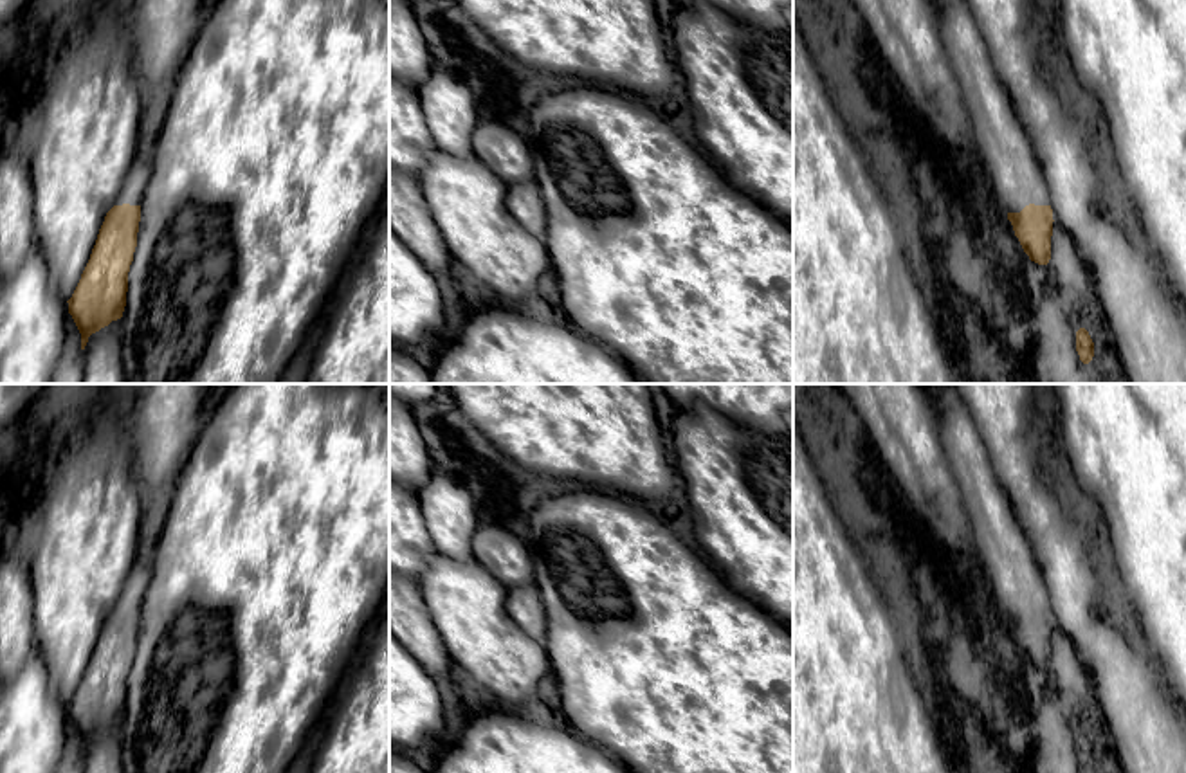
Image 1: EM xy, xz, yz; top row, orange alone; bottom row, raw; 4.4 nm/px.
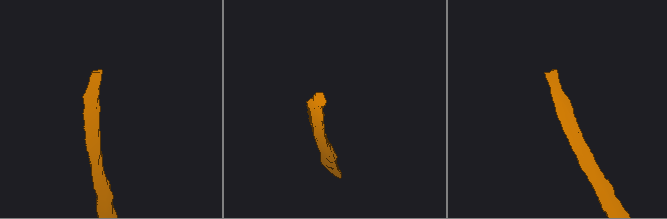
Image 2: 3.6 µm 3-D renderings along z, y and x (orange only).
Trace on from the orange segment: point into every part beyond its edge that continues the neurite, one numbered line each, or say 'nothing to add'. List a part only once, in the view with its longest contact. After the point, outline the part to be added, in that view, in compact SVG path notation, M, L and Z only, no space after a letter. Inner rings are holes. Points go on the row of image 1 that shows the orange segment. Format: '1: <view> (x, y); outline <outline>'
1: yz (1015, 179); outline M932 0L932 7L995 200L1004 213L1020 213L1029 204L1051 205L1042 169L968 4Z

